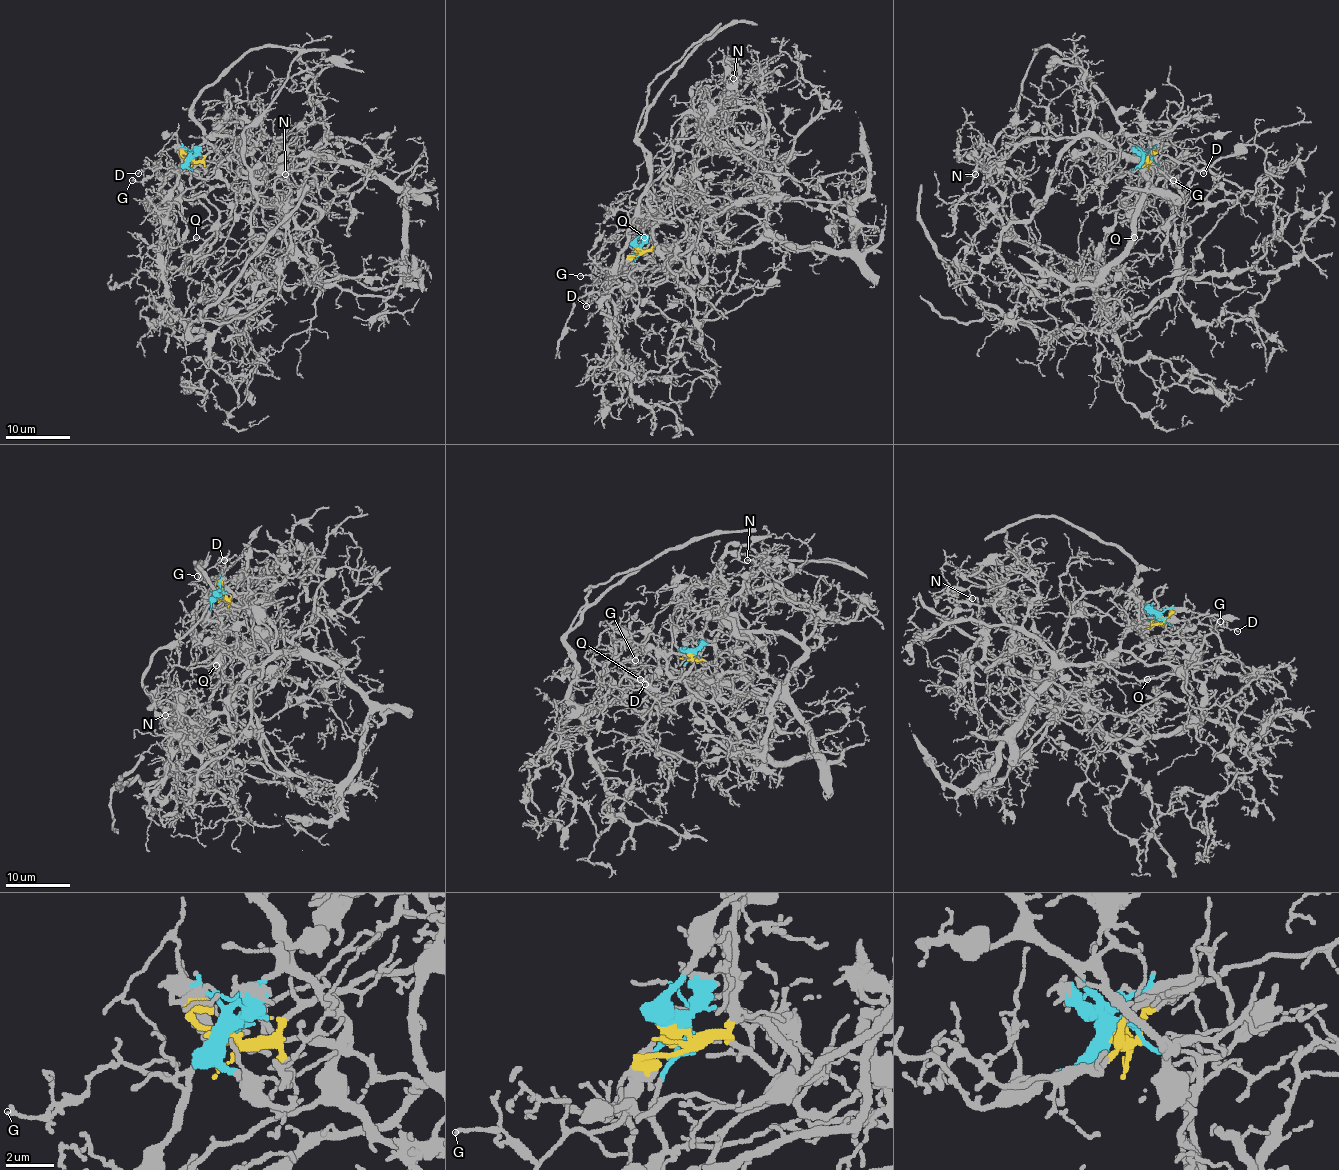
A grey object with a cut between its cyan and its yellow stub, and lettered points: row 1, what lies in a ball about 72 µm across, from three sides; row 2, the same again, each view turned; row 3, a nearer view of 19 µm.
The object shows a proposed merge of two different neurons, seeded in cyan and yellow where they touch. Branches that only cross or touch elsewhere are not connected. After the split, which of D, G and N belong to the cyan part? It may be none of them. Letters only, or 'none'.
D, G

